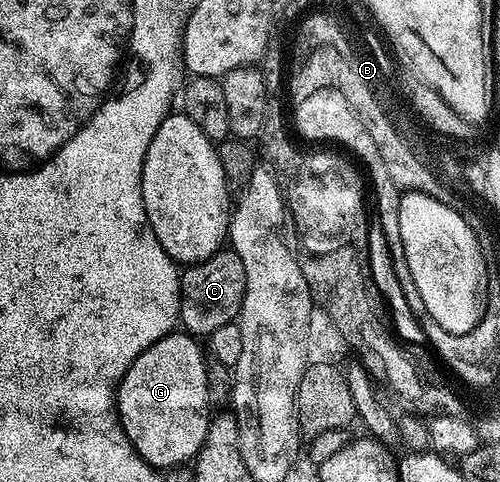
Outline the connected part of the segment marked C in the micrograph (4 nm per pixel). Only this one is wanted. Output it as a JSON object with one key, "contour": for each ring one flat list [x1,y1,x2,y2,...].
{"contour":[[223,247,200,263,185,266,180,273,178,290,181,328,195,338,209,338,211,333,225,324,237,322,238,312,242,310,246,294,244,263,234,249]]}

